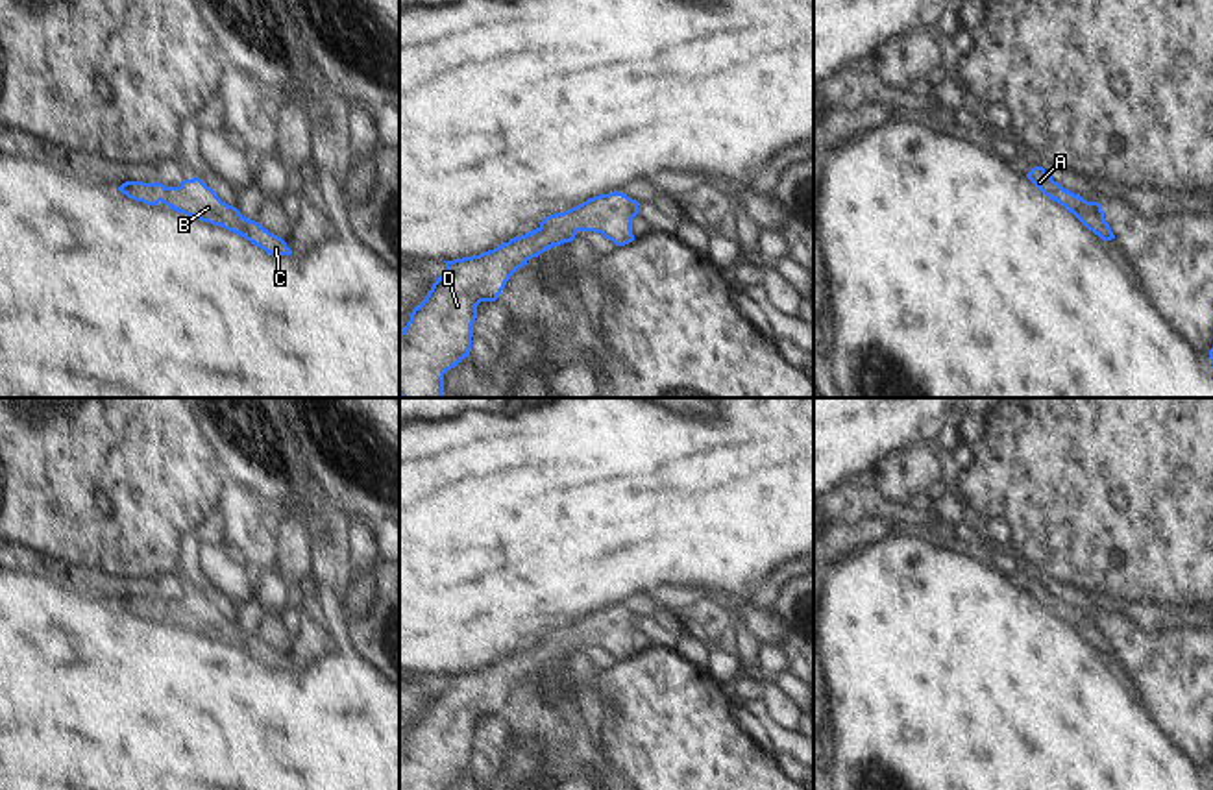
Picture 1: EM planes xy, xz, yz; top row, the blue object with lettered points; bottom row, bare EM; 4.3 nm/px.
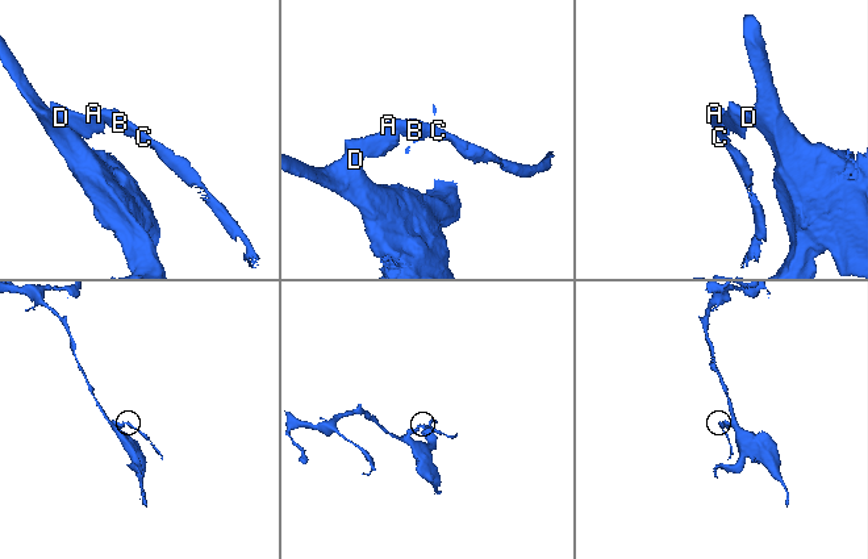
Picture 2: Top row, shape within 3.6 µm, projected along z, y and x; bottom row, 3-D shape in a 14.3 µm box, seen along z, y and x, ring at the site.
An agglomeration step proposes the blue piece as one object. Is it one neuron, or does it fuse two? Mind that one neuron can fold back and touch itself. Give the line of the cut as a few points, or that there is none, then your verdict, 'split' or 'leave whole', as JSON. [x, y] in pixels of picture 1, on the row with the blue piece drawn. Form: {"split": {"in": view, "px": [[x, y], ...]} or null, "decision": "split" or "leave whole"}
{"split": null, "decision": "leave whole"}

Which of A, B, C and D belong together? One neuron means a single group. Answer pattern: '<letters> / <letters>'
A B C D

